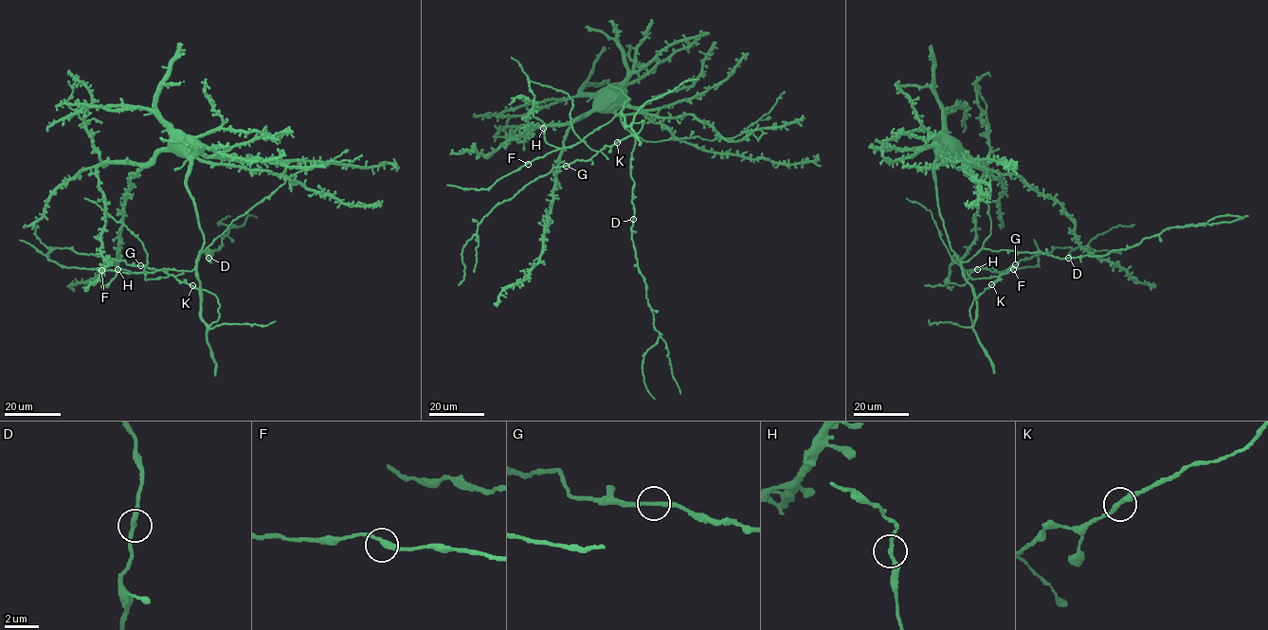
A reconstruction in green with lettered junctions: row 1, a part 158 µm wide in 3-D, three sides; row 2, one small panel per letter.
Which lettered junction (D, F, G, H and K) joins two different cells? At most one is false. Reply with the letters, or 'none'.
none

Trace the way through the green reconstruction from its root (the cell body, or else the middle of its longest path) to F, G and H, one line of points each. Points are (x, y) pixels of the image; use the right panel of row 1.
F: (933, 146), (936, 198), (950, 249), (966, 270), (985, 268), (1002, 272), (1013, 269)
G: (933, 146), (936, 198), (943, 226), (976, 302), (976, 319), (972, 324), (969, 310), (973, 300), (1015, 264)
H: (933, 146), (936, 198), (950, 249), (966, 270), (985, 268), (997, 272), (991, 267), (977, 269)

